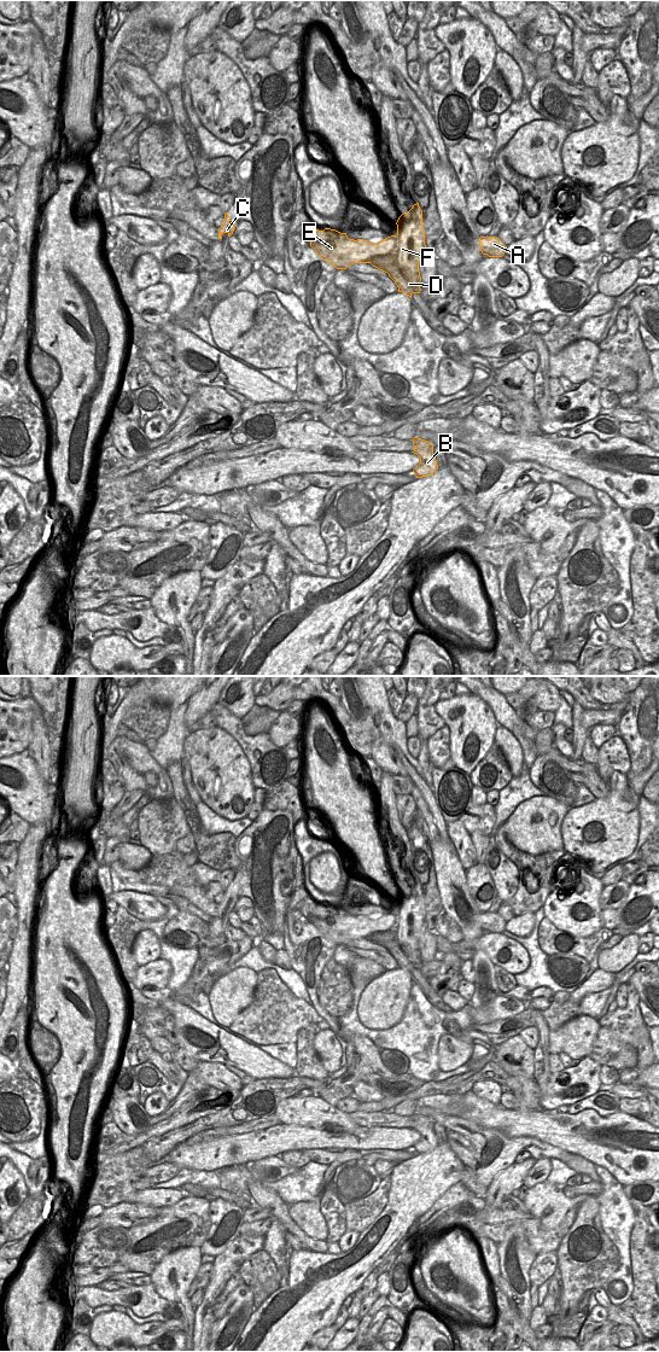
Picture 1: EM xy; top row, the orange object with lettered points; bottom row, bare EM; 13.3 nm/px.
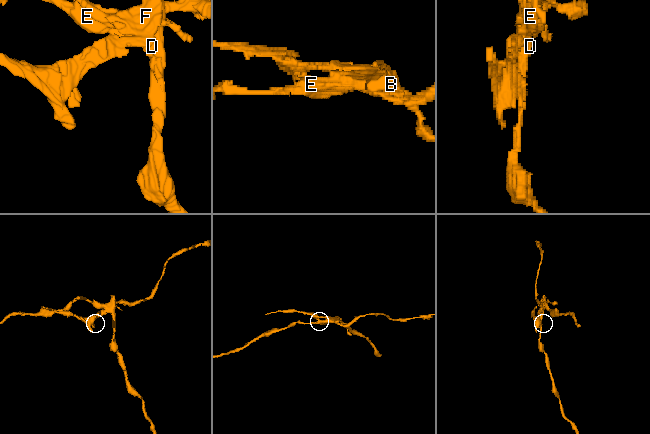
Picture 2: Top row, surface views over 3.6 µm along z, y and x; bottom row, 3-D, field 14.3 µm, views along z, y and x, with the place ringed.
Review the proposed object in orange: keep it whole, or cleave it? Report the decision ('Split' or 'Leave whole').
Split

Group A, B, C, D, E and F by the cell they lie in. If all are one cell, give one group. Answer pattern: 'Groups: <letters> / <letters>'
Groups: A C E / B D F

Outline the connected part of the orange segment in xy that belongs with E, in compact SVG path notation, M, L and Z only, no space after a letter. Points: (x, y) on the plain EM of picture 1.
M343 909L342 914L332 919L310 916L310 922L327 939L337 945L346 945L371 933L391 930L397 923L397 913L398 909L372 920L363 915L349 915L346 909Z

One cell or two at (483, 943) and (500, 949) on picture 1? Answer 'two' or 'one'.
one

